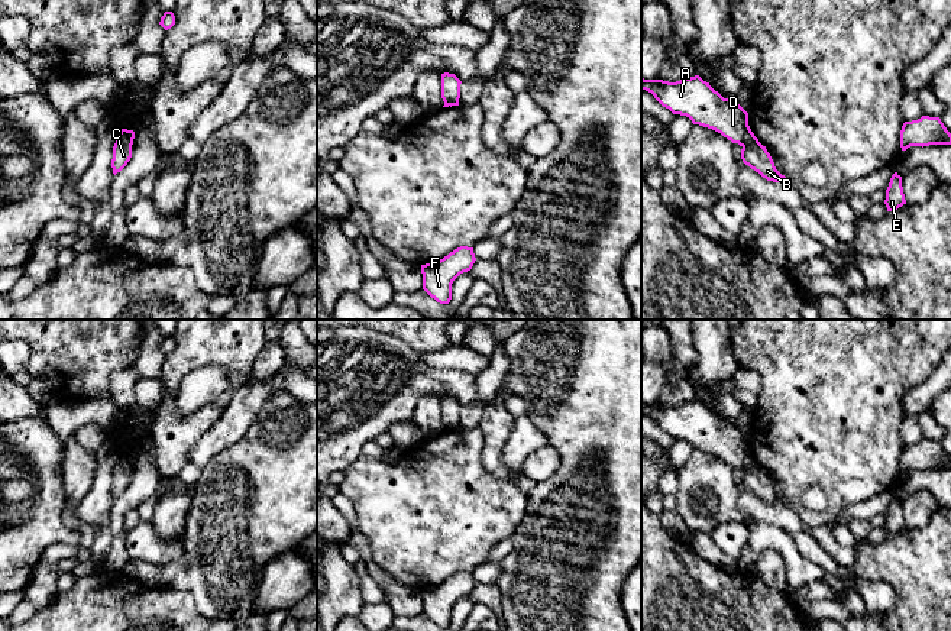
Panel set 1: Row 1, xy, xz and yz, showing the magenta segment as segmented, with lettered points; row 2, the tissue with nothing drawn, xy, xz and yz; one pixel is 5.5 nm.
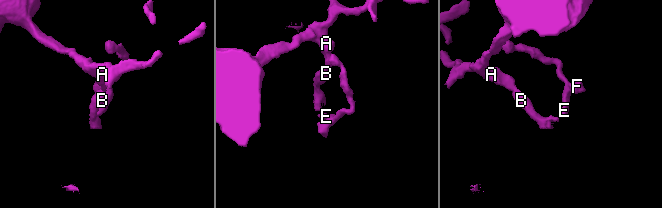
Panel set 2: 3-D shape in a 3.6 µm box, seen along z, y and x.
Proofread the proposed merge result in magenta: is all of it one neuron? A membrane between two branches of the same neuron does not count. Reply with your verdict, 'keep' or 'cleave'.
cleave

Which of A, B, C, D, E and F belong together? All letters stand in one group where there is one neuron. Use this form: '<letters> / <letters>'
A D / B C E F

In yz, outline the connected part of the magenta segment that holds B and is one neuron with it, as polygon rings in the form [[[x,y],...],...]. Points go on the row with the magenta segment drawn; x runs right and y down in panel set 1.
[[[753,132],[748,143],[741,149],[741,159],[767,181],[787,182],[787,178],[776,169],[766,146],[758,142]]]

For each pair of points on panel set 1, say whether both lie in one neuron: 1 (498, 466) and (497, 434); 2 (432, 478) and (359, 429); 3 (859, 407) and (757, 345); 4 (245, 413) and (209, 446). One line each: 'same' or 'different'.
1: same
2: different
3: same
4: same

